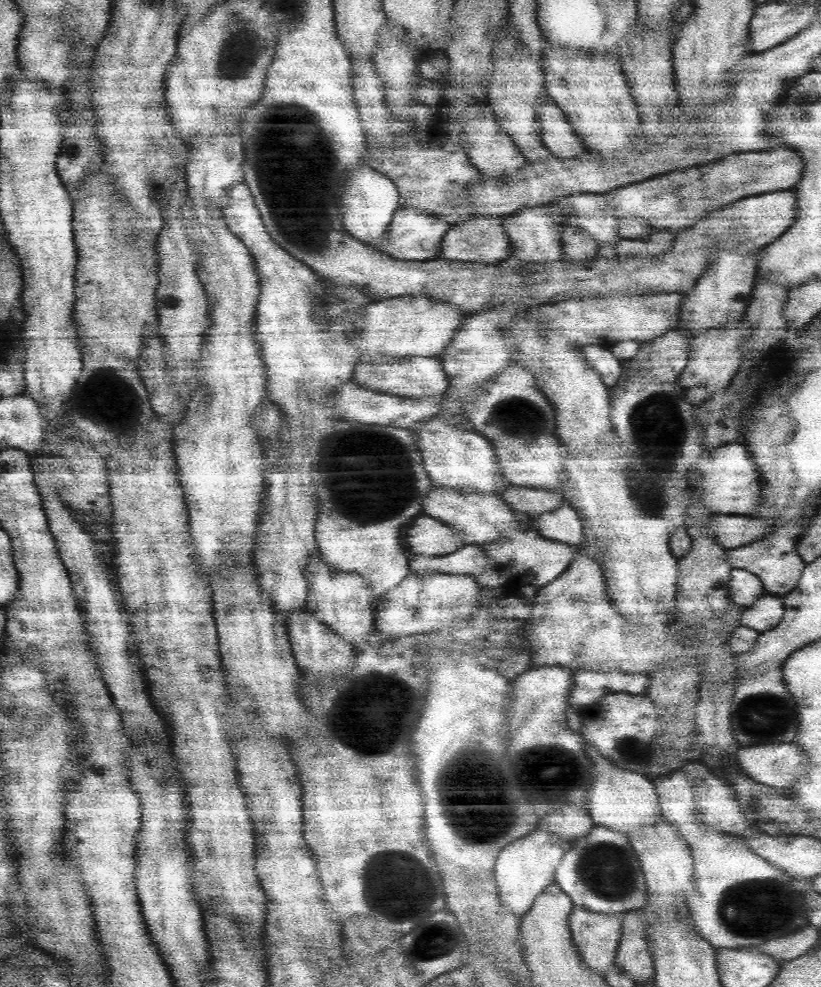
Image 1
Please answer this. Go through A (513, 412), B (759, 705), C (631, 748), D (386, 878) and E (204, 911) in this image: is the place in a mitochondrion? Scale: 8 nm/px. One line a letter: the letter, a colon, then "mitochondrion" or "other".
A: mitochondrion
B: mitochondrion
C: mitochondrion
D: mitochondrion
E: other

